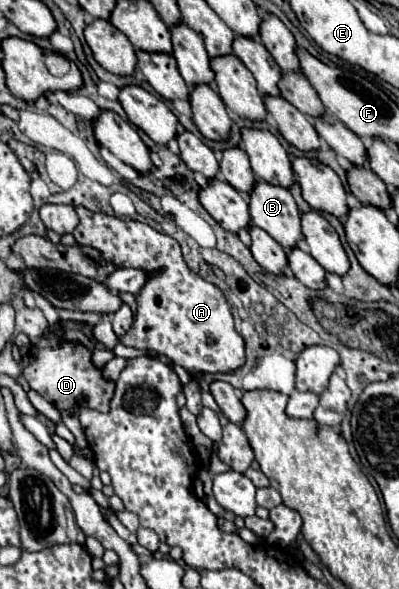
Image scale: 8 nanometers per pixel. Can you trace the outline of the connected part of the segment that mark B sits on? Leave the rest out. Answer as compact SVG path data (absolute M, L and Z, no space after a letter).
M256 181L252 191L250 191L250 219L254 225L262 227L268 235L272 235L284 249L296 247L296 241L302 237L300 231L300 215L298 215L298 207L296 201L292 197L292 193L286 187L280 185L270 185L266 181Z

